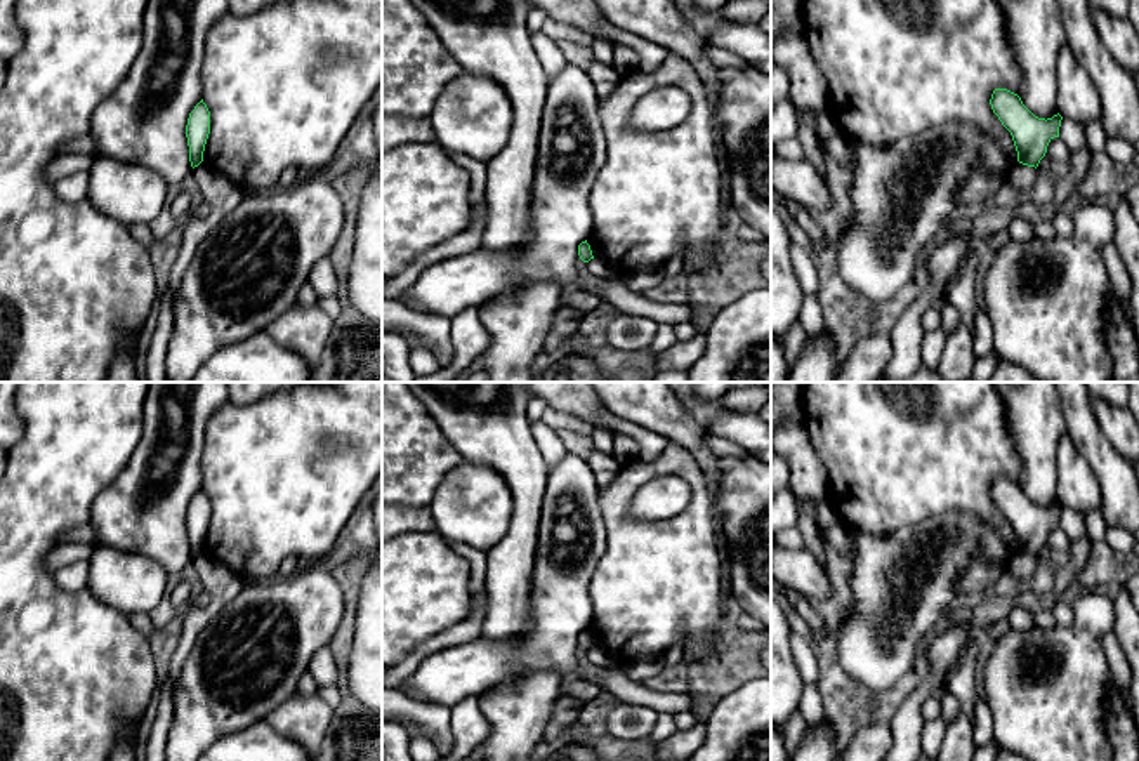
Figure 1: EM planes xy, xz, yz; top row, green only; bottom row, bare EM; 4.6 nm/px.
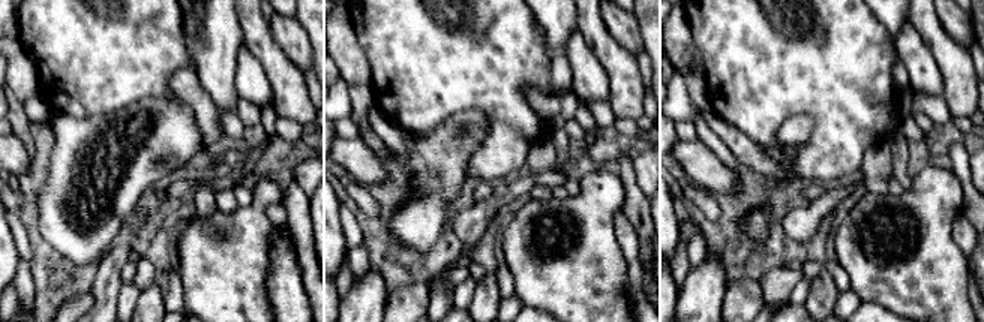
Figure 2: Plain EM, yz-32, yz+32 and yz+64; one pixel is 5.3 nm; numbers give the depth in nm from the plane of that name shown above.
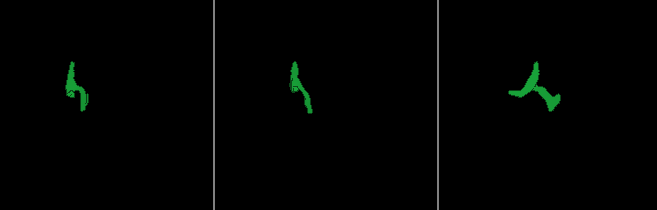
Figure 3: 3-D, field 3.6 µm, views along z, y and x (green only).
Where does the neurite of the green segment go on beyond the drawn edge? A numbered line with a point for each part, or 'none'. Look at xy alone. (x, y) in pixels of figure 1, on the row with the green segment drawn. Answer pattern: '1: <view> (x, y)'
none

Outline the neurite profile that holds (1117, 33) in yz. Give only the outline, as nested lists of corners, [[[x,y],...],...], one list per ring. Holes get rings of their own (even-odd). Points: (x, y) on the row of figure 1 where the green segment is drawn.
[[[1096,7],[1092,17],[1103,45],[1136,78],[1139,75],[1139,38],[1129,16],[1118,17]]]

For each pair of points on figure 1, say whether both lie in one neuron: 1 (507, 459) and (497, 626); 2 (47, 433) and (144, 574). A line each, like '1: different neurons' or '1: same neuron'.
1: same neuron
2: different neurons

